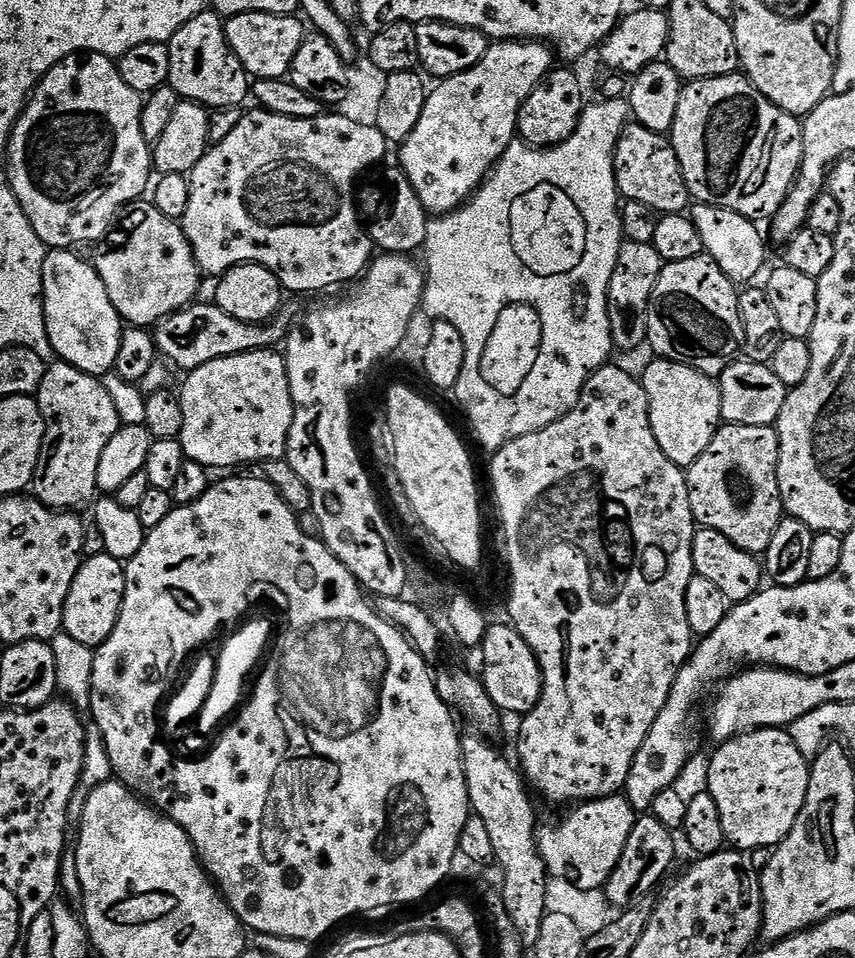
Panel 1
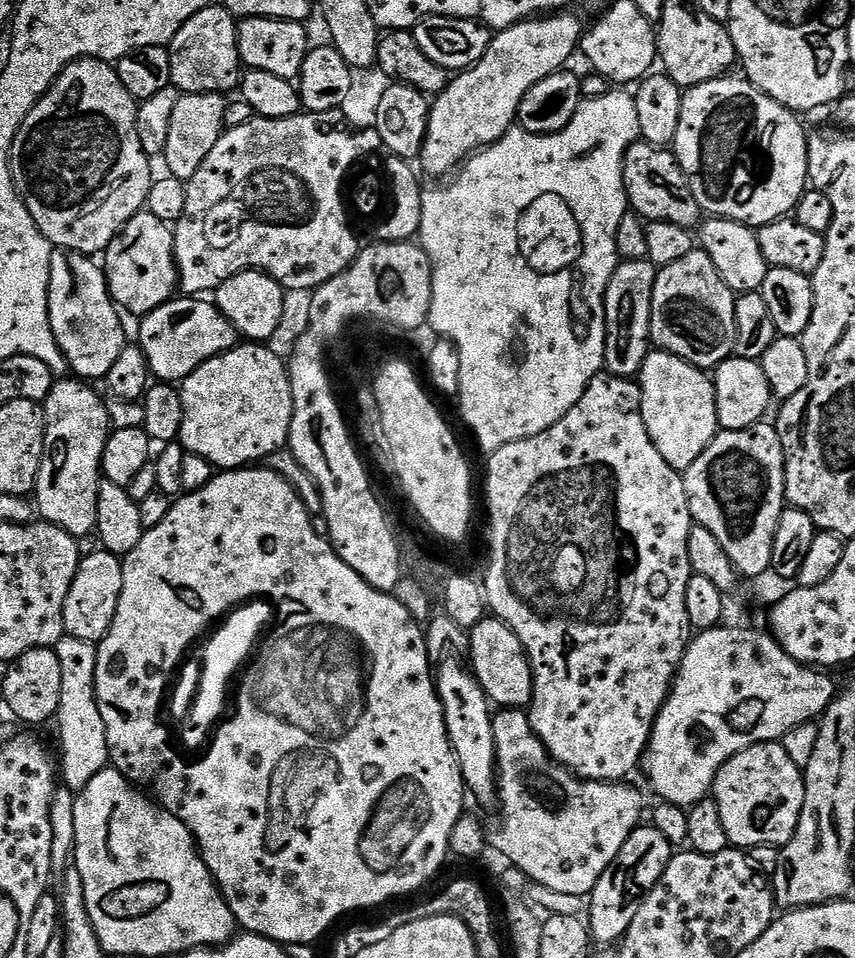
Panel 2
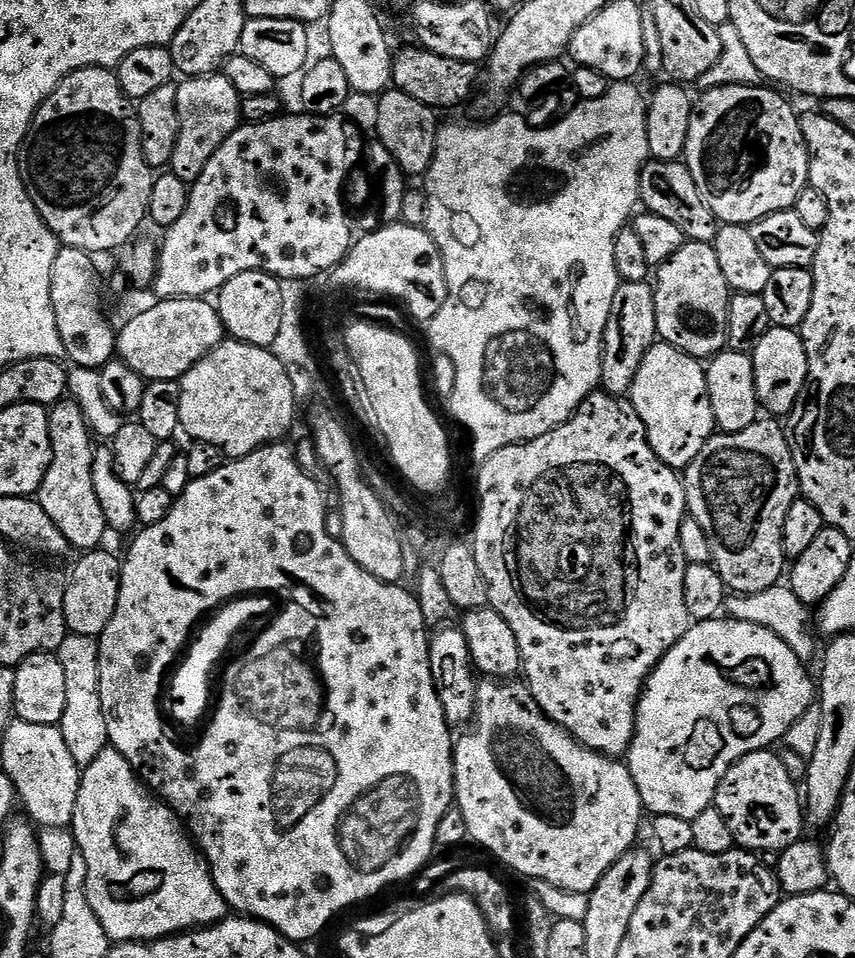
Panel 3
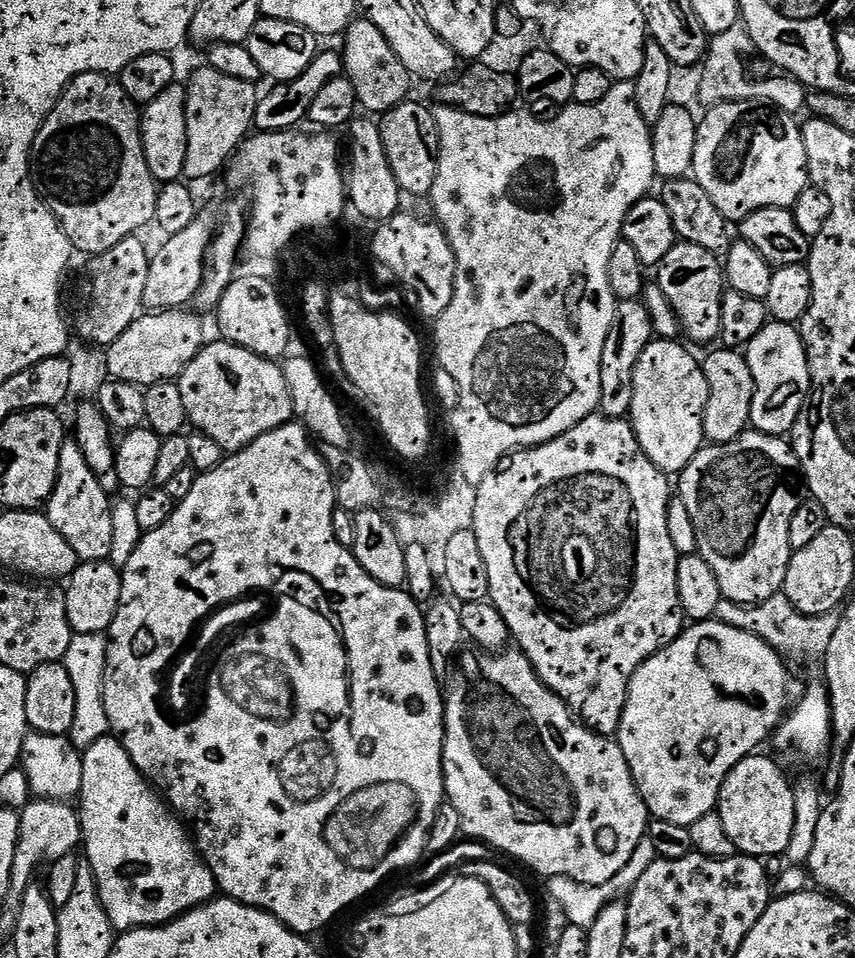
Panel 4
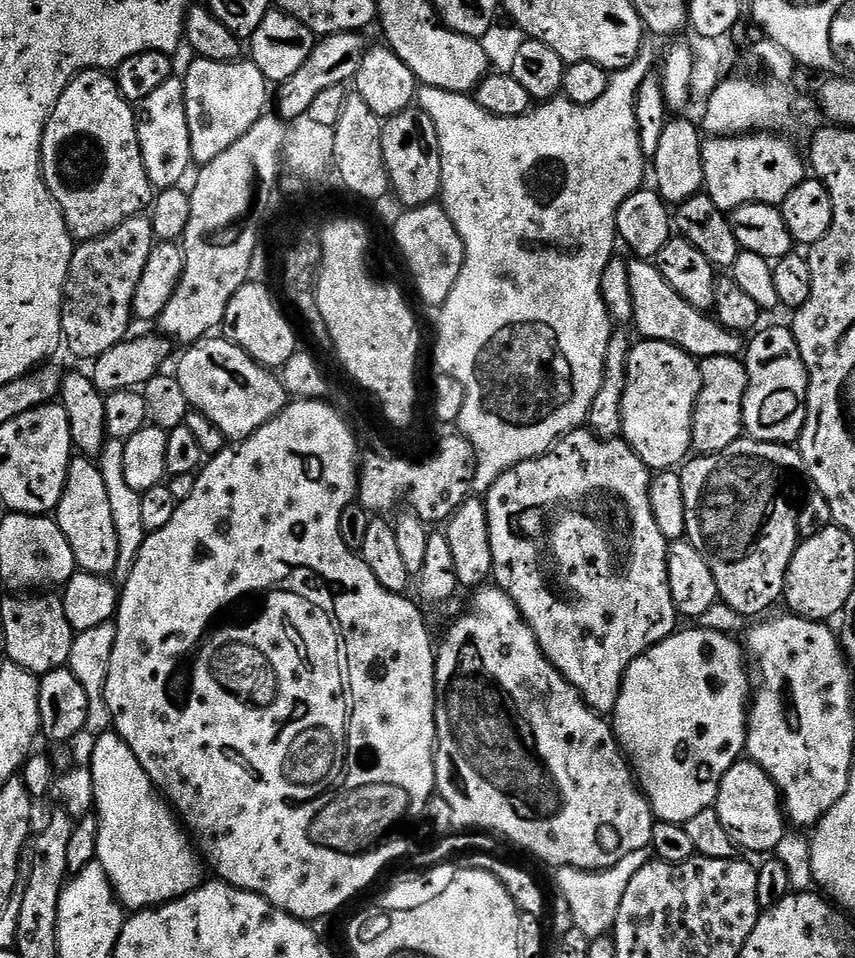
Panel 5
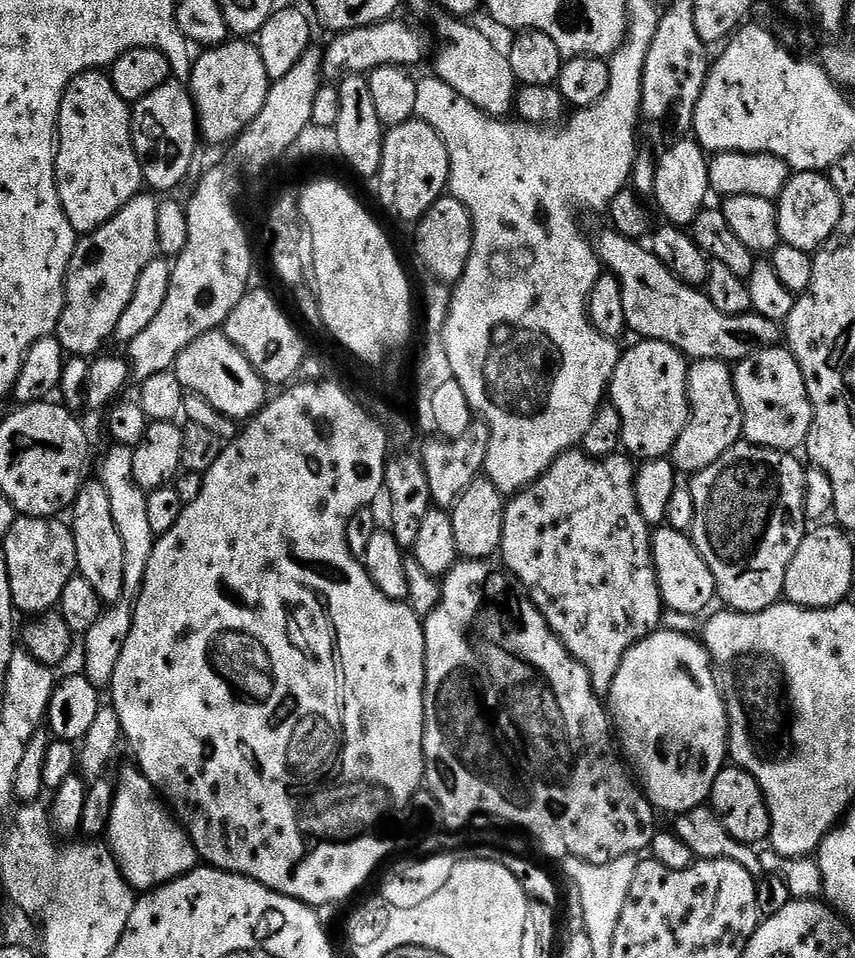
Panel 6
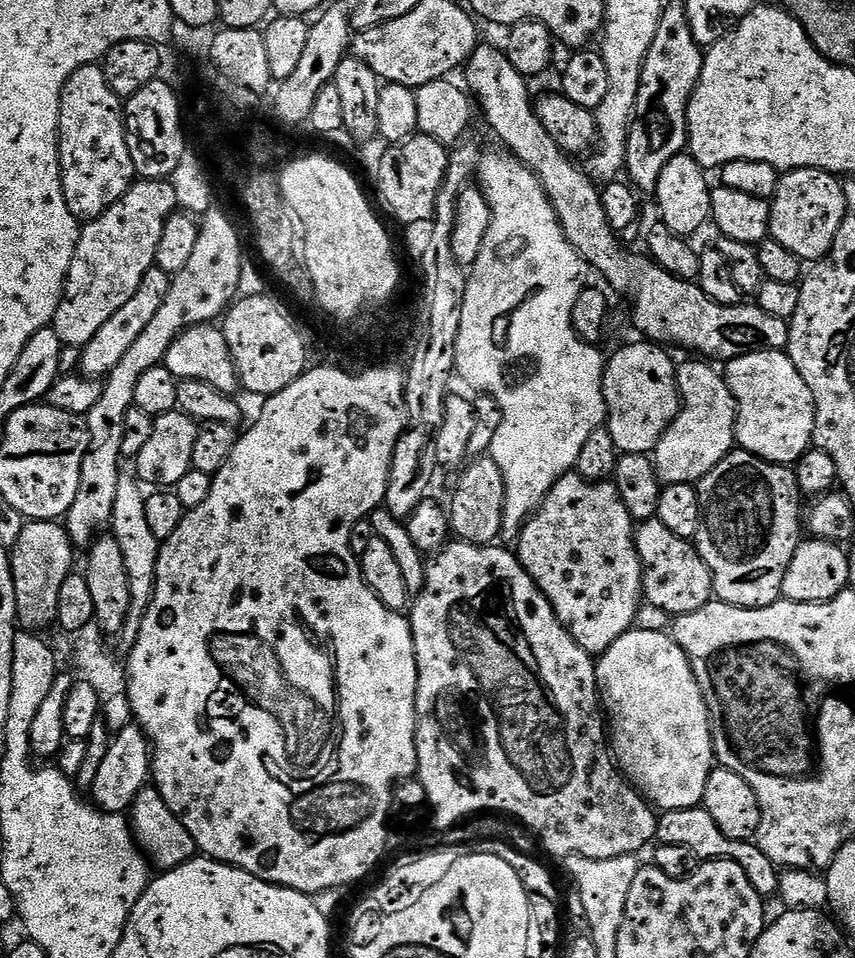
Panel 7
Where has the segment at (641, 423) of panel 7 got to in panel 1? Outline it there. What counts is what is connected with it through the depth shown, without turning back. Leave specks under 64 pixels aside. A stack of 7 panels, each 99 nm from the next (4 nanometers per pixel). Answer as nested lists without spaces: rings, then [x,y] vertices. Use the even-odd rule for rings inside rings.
[[[653,359],[653,364],[642,375],[642,383],[648,395],[650,426],[662,454],[685,470],[710,446],[714,434],[722,426],[722,398],[720,385],[715,379],[685,364],[673,360]]]

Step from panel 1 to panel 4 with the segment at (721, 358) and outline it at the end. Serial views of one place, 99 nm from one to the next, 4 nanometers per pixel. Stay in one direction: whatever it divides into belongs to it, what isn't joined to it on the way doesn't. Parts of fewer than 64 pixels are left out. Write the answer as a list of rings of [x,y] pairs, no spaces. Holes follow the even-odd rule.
[[[676,243],[659,265],[658,283],[662,294],[670,302],[680,323],[681,333],[696,344],[708,344],[720,335],[722,326],[722,298],[726,291],[724,265],[717,253],[697,244]]]

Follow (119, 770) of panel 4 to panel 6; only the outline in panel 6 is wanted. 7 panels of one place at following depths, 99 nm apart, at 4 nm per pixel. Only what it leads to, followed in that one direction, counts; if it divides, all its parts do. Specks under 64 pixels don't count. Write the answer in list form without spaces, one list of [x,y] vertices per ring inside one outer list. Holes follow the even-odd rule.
[[[129,766],[129,768],[122,769],[120,780],[115,781],[115,786],[114,806],[110,814],[106,836],[110,841],[111,850],[116,856],[120,872],[128,880],[128,884],[133,890],[159,888],[161,884],[169,884],[171,880],[176,880],[197,867],[198,857],[192,839],[180,827],[180,821],[176,819],[175,815],[170,814],[168,805],[164,803],[160,793],[156,791],[156,787],[140,773],[139,768]]]

